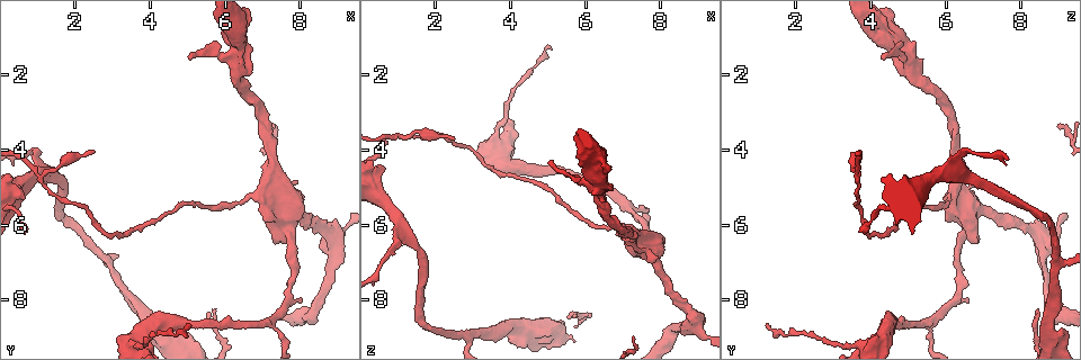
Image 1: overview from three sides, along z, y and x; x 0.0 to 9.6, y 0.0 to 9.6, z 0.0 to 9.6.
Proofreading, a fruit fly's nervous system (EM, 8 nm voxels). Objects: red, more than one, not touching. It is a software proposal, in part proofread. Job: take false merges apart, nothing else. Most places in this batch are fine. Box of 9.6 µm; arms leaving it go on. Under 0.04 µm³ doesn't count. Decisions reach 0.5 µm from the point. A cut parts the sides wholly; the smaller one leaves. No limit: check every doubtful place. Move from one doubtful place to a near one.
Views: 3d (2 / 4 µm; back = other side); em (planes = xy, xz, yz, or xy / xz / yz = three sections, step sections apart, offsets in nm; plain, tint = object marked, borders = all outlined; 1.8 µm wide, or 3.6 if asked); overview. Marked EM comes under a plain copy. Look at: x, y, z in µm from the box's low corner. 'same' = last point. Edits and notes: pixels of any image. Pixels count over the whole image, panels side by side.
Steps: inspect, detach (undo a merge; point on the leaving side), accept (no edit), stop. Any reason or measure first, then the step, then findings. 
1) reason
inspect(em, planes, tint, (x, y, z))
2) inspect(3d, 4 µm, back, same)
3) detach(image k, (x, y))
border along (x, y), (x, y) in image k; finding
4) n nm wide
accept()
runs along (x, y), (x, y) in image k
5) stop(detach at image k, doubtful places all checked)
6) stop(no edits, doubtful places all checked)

sudden change in width
inspect(em, 3.6 µm, xz, step 8, borders, (4.20, 8.95, 8.75))

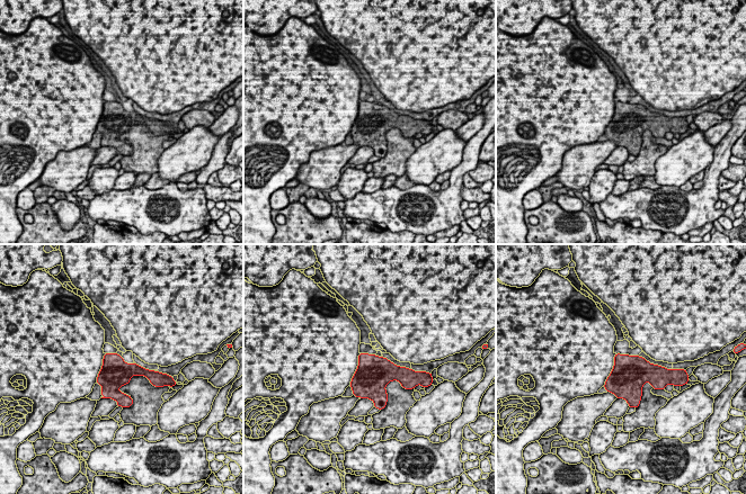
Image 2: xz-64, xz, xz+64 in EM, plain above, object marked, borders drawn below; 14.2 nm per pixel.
420 nm wide
accept()
all the same neuron

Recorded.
thin neck
inspect(em, 3.6 µm, planes, tint, (7.60, 5.00, 6.30))

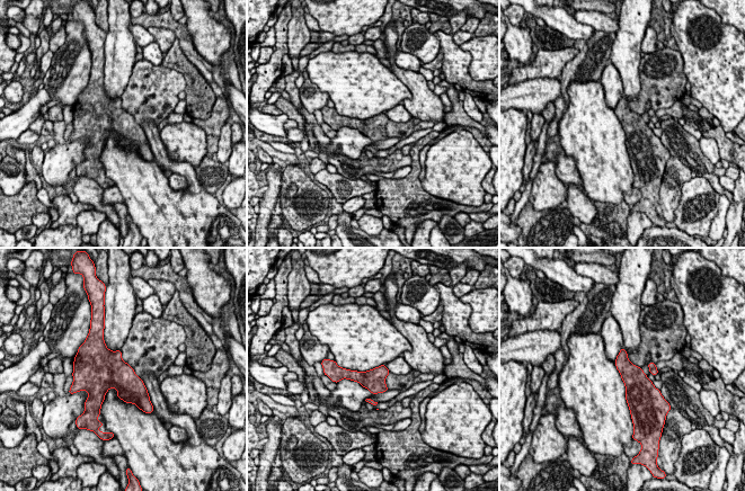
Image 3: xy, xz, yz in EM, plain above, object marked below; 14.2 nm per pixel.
320 nm wide
accept()
continuous, no second neuron

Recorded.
abrupt turn
inspect(em, planes, tint, (8.85, 6.40, 8.65))

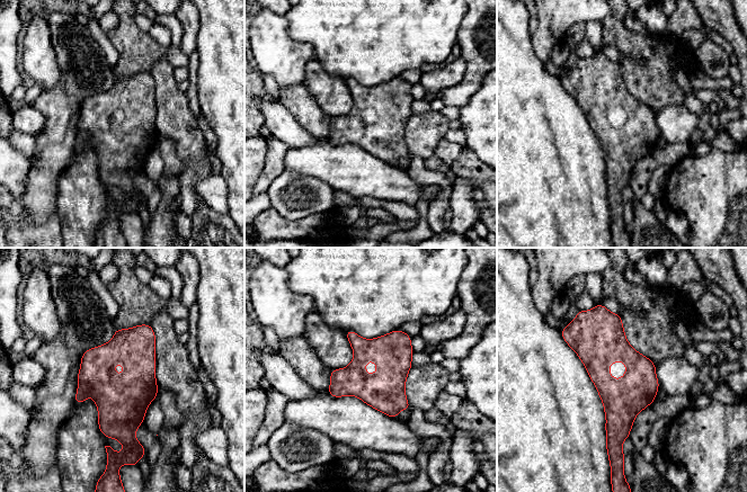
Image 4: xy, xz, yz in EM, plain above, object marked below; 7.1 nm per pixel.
280 nm wide
accept()
all the same neuron

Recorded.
inspect(em, planes, tint, (2.90, 7.10, 8.95))

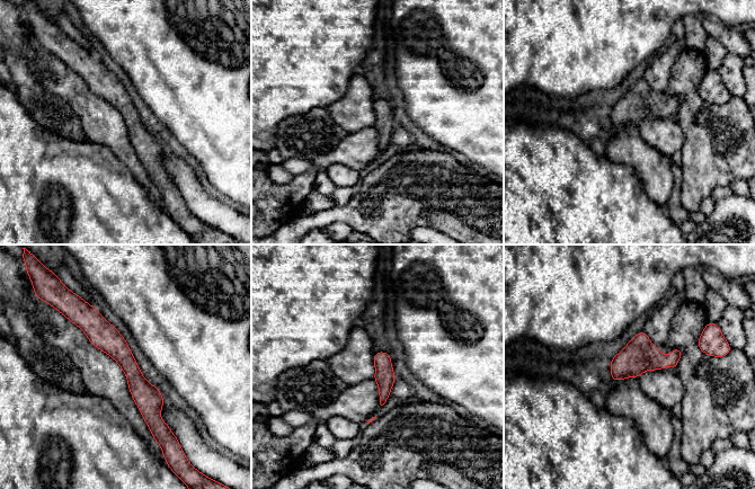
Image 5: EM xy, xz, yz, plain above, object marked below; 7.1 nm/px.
140 nm wide
accept()
all the same neuron

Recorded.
stop(no edits, doubtful places all checked)

